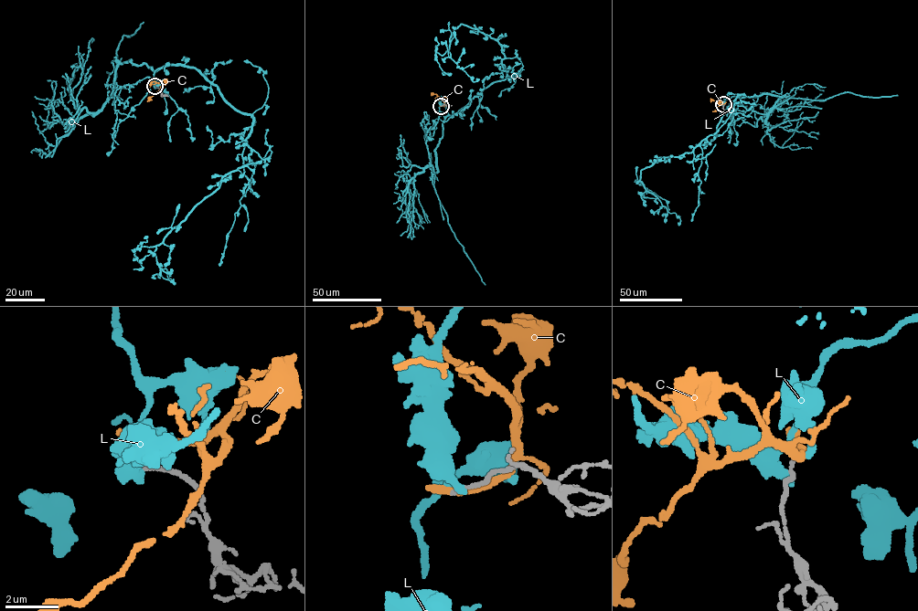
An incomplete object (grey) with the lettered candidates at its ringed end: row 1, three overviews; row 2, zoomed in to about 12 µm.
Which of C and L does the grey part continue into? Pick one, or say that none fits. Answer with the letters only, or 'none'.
none

